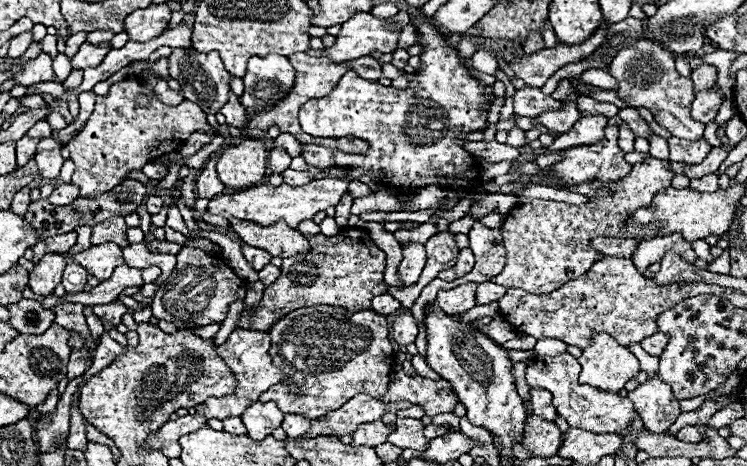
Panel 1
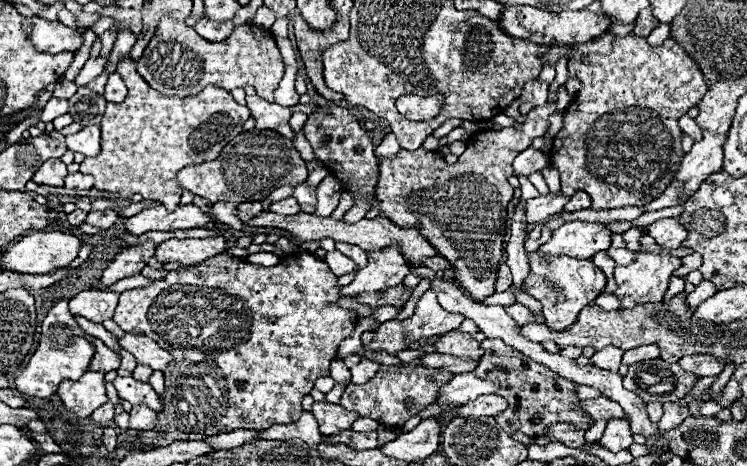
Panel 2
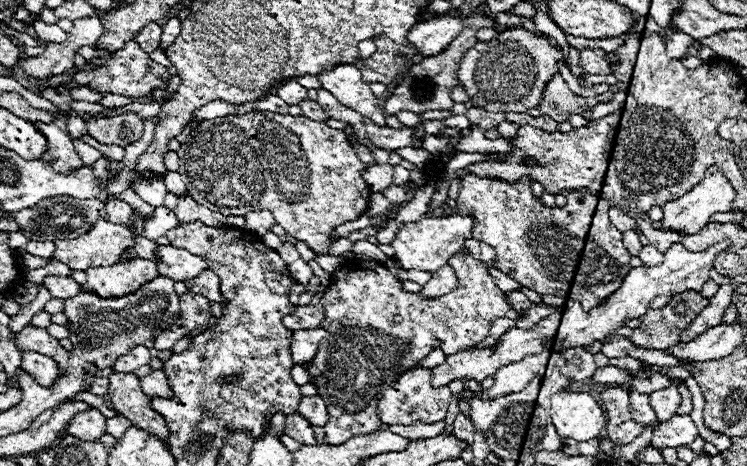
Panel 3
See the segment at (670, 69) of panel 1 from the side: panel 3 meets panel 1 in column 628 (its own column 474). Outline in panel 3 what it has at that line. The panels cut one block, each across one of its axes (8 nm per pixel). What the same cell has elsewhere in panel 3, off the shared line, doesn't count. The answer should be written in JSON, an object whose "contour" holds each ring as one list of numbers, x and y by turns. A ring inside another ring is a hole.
{"contour":[[512,28,498,32,488,42,476,42,460,62,458,82,476,108,490,112,526,112,538,106,544,84,558,72,556,60,560,58,562,52,552,48,544,38,540,40,524,28]]}

